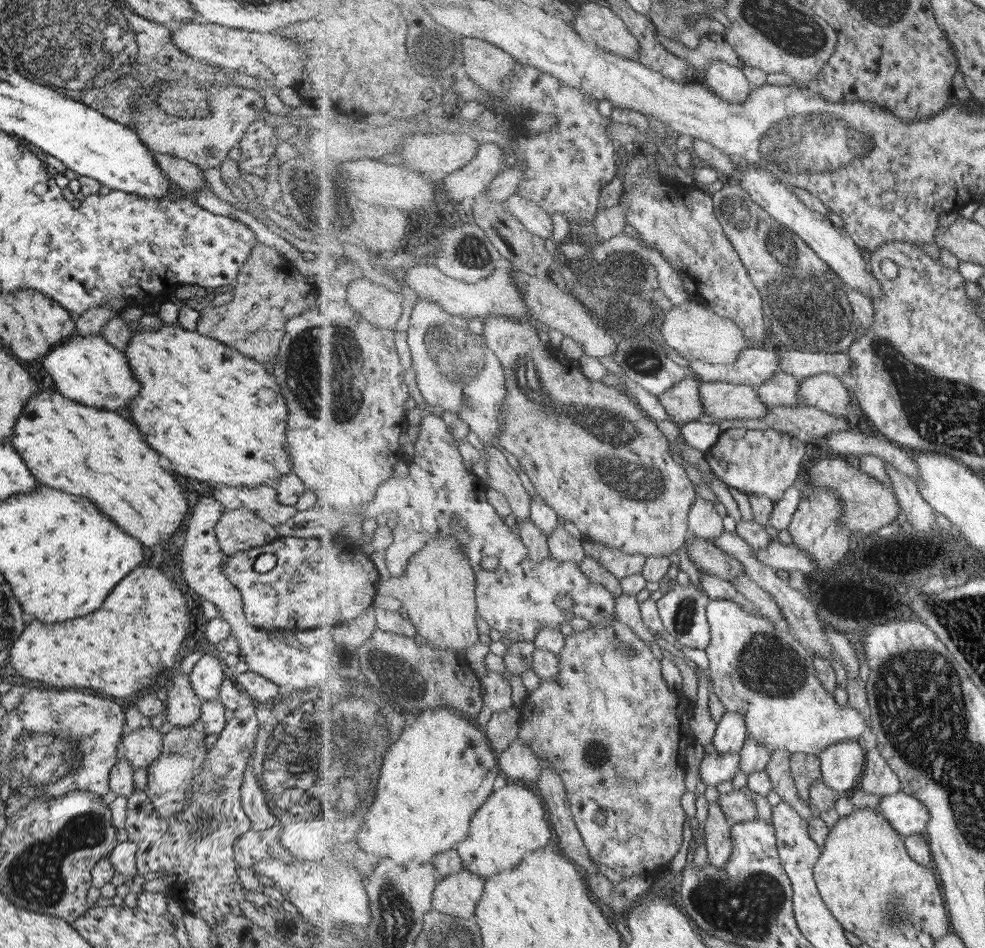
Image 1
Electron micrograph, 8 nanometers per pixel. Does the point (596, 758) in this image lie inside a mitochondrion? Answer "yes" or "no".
yes

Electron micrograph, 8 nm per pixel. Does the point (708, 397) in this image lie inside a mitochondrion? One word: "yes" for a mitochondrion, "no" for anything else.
no

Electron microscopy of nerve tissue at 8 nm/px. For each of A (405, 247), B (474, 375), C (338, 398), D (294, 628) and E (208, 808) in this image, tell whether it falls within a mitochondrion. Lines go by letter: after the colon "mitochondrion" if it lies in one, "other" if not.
A: other
B: mitochondrion
C: mitochondrion
D: other
E: mitochondrion

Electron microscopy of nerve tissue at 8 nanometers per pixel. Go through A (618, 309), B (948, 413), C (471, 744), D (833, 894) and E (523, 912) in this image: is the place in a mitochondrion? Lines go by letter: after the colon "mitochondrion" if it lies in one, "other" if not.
A: mitochondrion
B: mitochondrion
C: other
D: other
E: other

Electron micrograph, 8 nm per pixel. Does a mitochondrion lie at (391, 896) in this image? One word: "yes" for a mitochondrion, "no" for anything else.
yes

